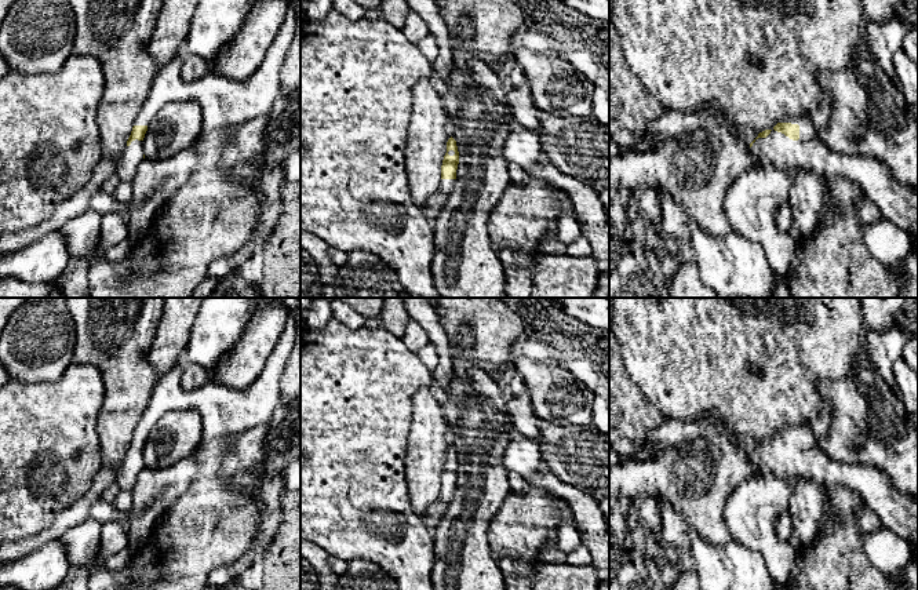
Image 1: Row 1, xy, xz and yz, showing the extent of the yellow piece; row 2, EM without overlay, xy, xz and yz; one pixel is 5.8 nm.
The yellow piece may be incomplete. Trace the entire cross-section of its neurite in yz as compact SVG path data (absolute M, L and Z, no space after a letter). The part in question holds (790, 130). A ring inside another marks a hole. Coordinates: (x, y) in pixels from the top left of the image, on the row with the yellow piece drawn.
M808 116L784 119L750 143L754 165L776 167L791 179L788 204L793 210L790 236L806 238L823 208L823 178L842 176L855 182L888 219L918 238L918 190L899 182L874 157L834 152L816 138Z

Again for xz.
M451 136L447 142L447 153L441 165L440 193L449 194L455 186L456 170L459 164L459 152L456 141Z

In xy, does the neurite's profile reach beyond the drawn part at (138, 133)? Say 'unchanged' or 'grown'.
grown

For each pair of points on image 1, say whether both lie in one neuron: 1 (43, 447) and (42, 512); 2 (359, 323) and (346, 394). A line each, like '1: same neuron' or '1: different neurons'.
1: same neuron
2: different neurons

